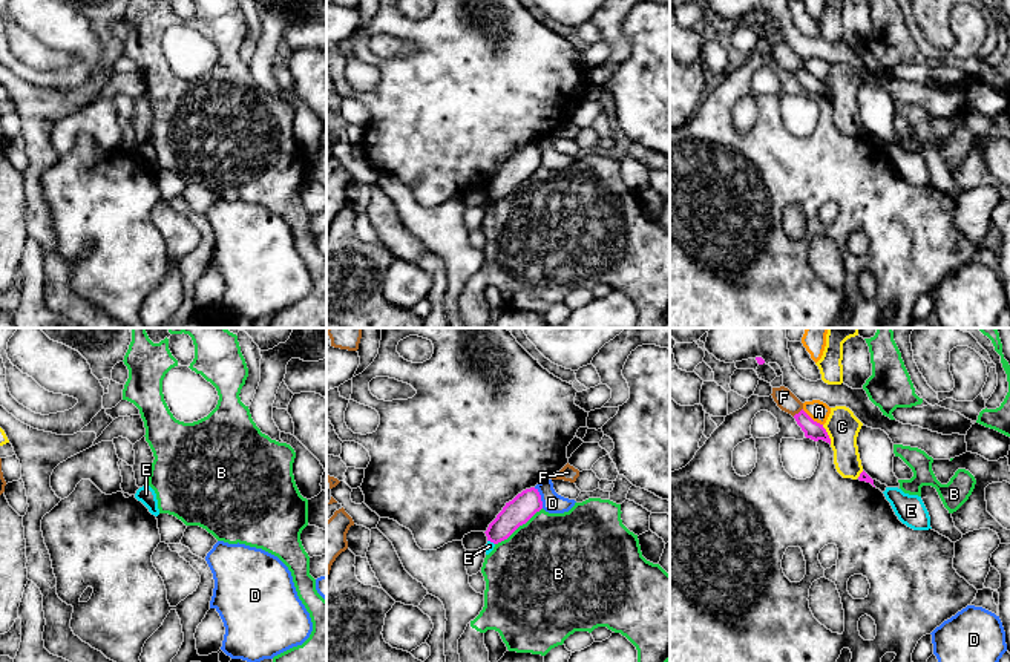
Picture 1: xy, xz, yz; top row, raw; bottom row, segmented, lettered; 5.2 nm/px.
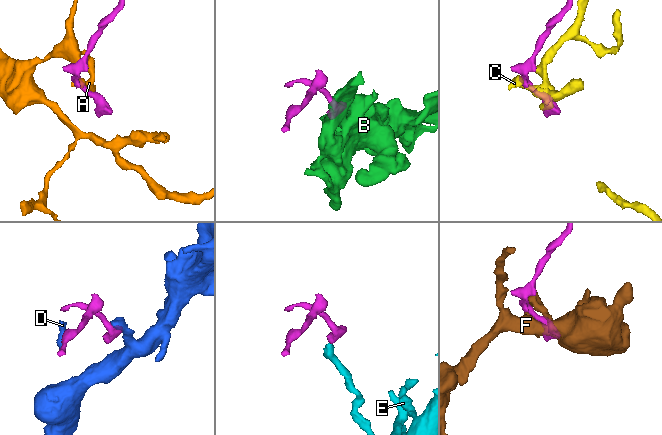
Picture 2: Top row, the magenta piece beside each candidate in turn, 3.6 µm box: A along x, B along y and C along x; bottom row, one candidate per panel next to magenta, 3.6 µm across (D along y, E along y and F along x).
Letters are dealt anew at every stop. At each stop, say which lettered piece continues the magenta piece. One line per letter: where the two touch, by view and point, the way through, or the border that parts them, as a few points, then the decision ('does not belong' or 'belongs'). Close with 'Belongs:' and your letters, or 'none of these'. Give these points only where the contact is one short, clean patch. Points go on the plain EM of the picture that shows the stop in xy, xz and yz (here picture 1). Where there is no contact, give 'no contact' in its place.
A: yz (811, 75) | does not belong
B: xz (518, 183) | does not belong
C: yz (826, 91) | does not belong
D: xz (540, 155) | along xz (534, 144), (540, 152), (543, 164) | does not belong
E: xz (491, 198) | along xz (488, 196), (494, 201) | does not belong
F: yz (799, 69) | does not belong
Belongs: none of these

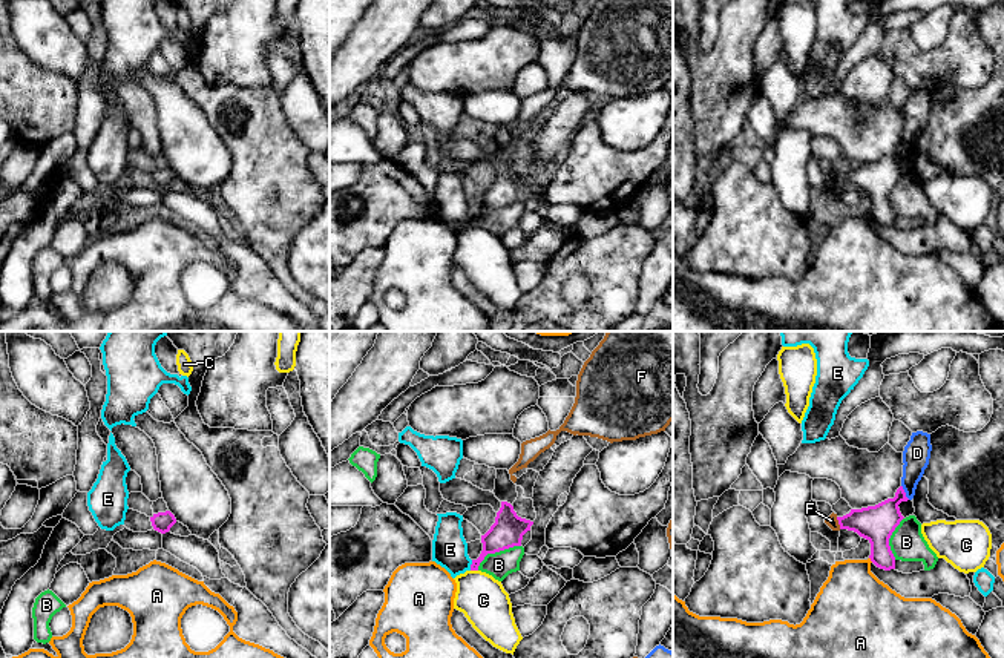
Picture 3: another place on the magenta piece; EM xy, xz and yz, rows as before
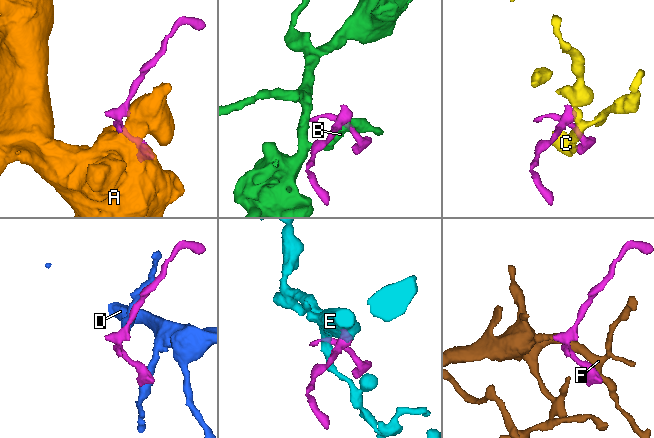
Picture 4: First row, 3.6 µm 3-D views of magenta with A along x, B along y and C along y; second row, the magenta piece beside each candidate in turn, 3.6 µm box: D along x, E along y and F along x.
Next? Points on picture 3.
A: yz (871, 217) | does not belong
B: xz (495, 207) | does not belong
C: xz (474, 226) | along xz (471, 226), (477, 227) | does not belong
D: yz (905, 149) | does not belong
E: xz (471, 221) | does not belong
F: yz (839, 180) | across yz (876, 180), (839, 180), (831, 177) | belongs
Belongs: F

